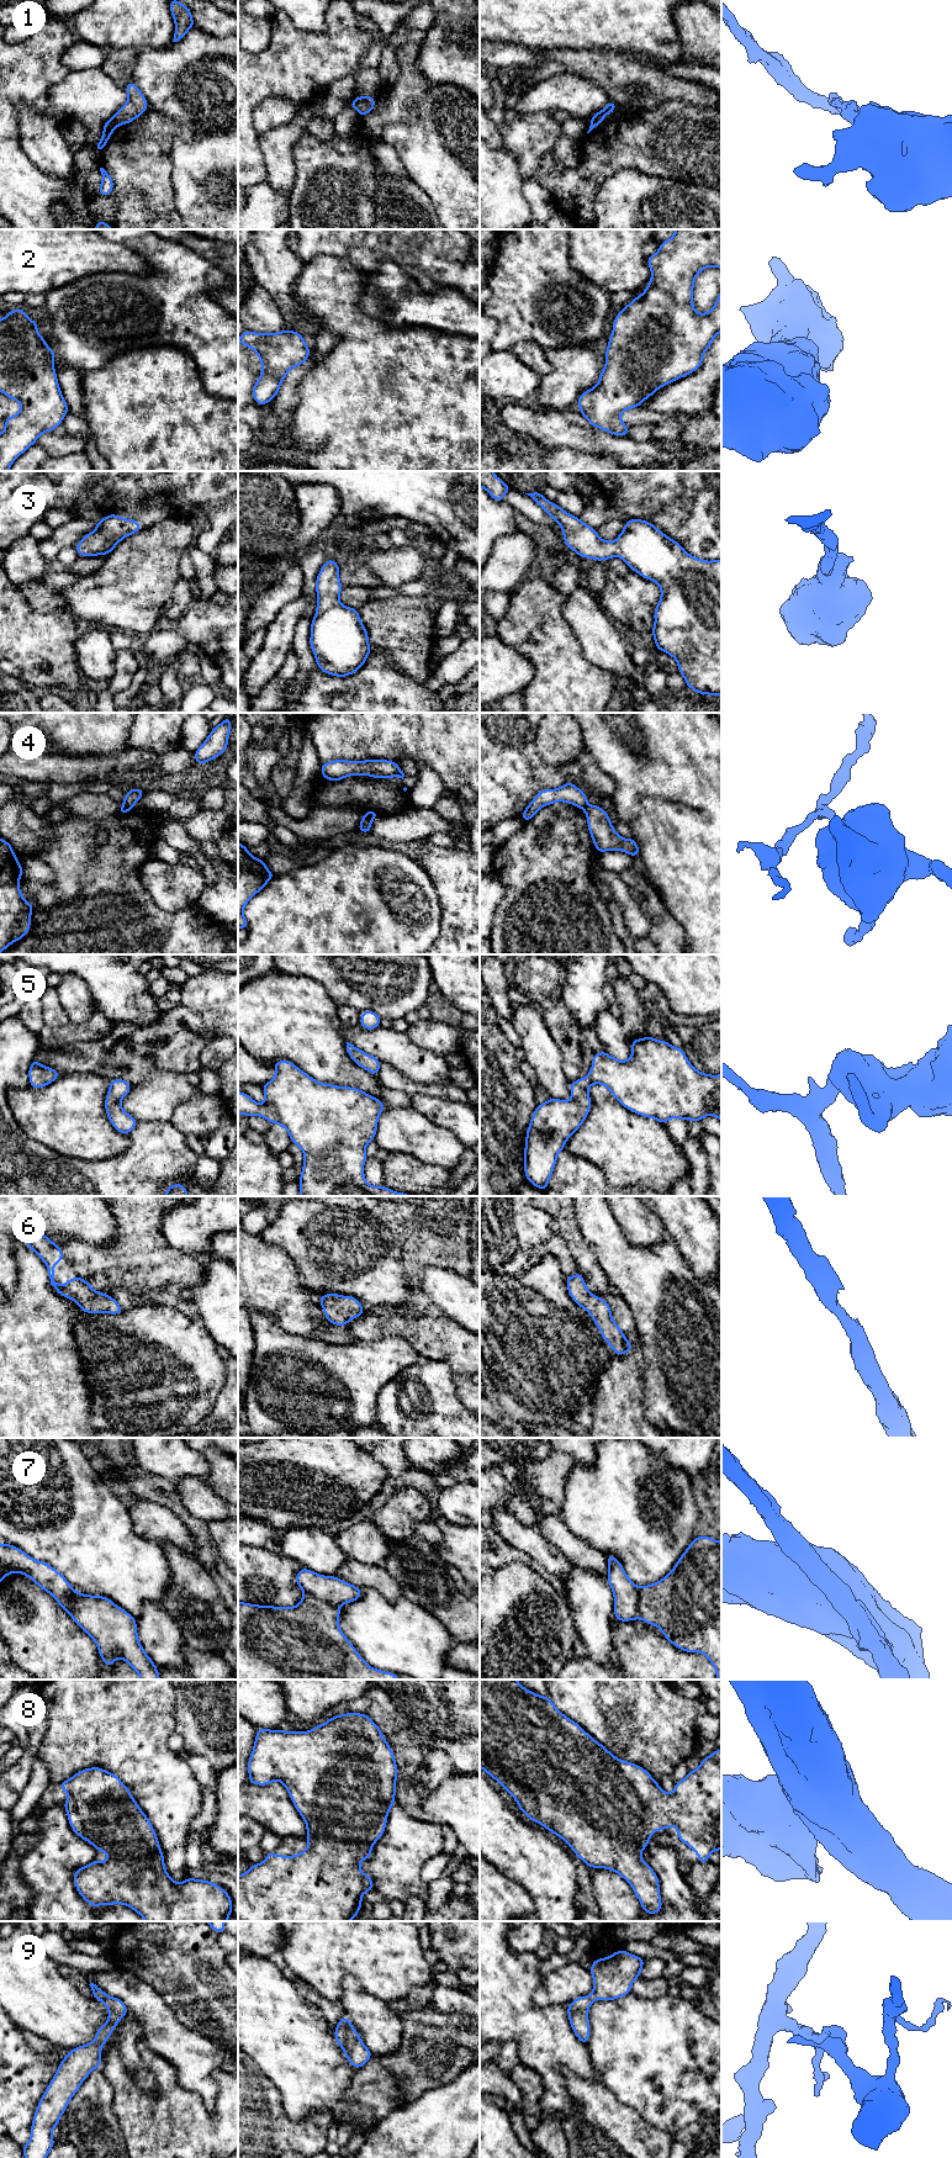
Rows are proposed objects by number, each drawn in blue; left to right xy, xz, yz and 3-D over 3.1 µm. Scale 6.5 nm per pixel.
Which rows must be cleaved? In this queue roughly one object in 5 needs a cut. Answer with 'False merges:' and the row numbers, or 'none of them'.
False merges: 1, 4, 7

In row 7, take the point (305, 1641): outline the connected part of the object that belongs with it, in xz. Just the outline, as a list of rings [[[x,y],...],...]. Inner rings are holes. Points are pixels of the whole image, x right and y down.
[[[305,1594],[295,1607],[238,1602],[238,1680],[398,1680],[398,1675],[366,1664],[340,1630],[340,1609]]]

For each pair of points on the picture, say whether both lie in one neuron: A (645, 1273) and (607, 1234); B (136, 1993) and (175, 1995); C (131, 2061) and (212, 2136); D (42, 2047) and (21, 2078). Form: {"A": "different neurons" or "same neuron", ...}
{"A": "same neuron", "B": "different neurons", "C": "different neurons", "D": "different neurons"}

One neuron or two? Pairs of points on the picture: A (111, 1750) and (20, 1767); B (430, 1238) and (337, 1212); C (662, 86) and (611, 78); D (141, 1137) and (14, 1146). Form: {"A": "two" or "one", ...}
{"A": "two", "B": "one", "C": "one", "D": "one"}

